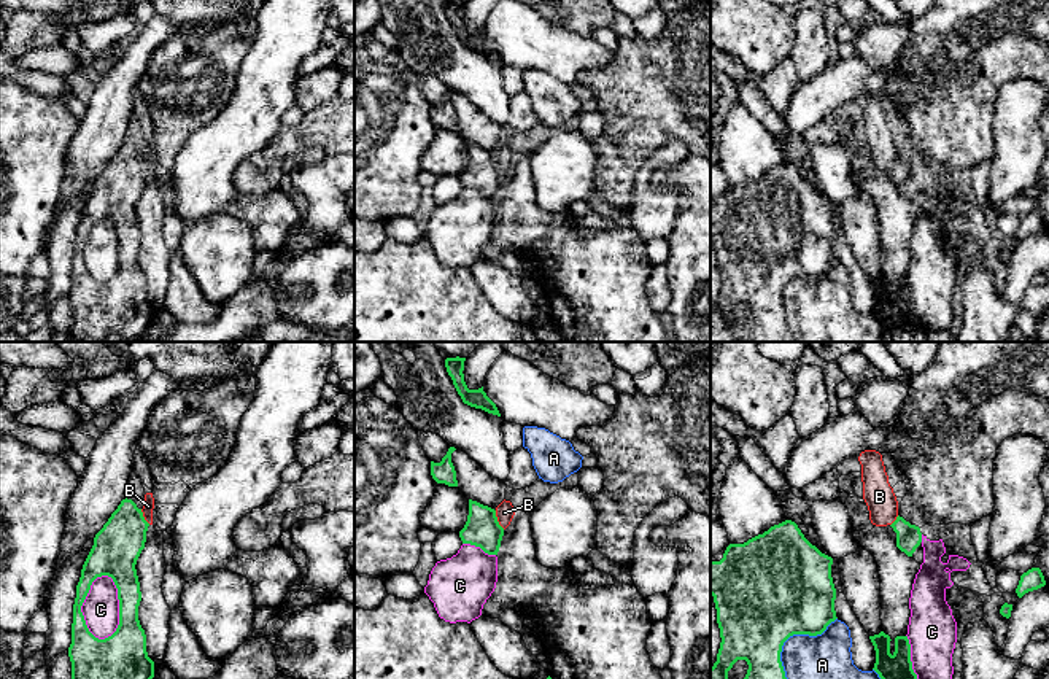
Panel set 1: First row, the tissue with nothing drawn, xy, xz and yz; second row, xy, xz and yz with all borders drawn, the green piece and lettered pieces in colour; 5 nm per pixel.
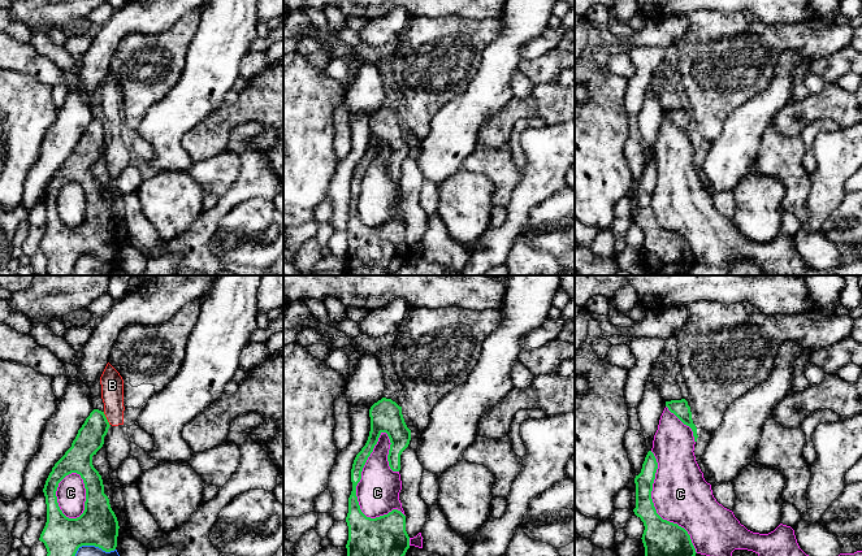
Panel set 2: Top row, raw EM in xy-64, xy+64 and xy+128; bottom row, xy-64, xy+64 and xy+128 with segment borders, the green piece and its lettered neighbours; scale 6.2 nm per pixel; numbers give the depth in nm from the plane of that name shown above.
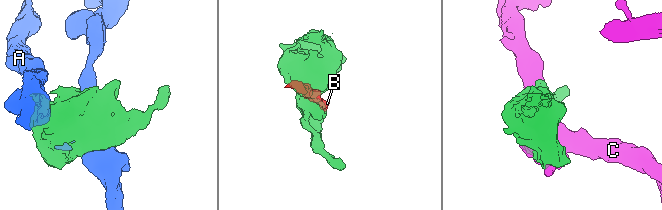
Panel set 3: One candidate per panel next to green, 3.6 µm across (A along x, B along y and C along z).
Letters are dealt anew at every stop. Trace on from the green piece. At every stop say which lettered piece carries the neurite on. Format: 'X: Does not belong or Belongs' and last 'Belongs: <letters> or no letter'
A: Does not belong
B: Does not belong
C: Does not belong
Belongs: no letter

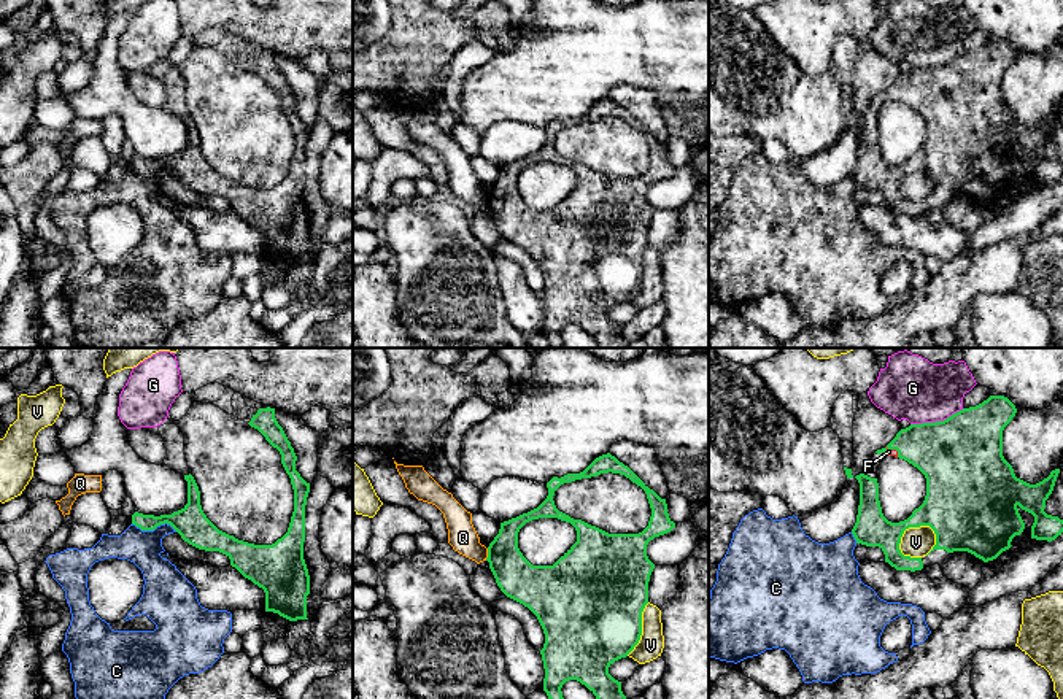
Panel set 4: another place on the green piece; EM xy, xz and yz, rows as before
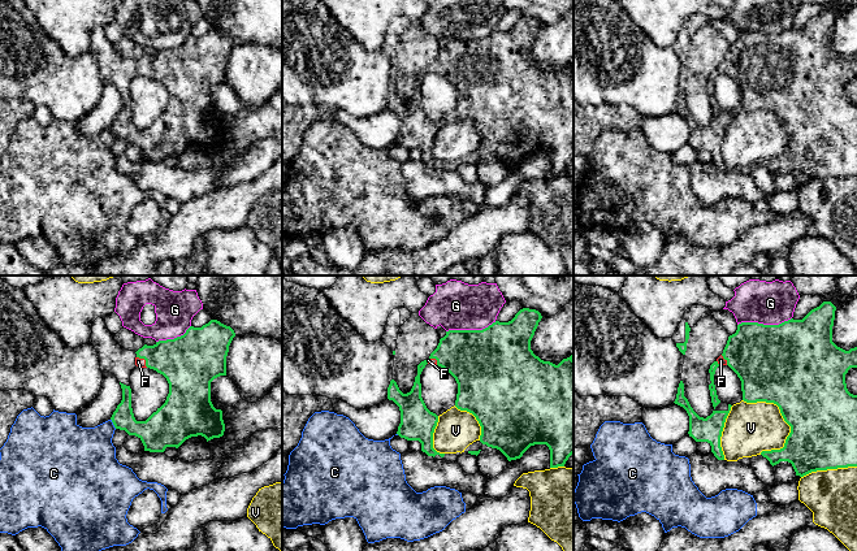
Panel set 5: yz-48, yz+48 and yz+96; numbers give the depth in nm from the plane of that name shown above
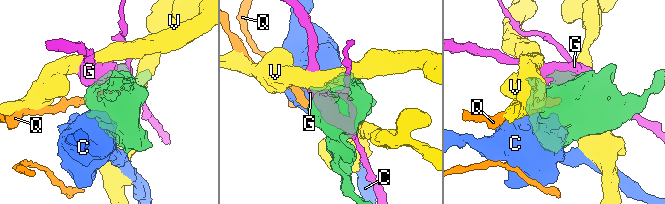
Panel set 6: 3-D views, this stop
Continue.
C: Does not belong
F: Belongs
G: Does not belong
Q: Does not belong
V: Does not belong
Belongs: F

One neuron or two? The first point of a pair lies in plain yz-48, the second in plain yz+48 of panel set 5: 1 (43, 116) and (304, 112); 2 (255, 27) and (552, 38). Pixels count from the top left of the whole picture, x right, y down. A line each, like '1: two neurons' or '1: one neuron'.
1: two neurons
2: two neurons

